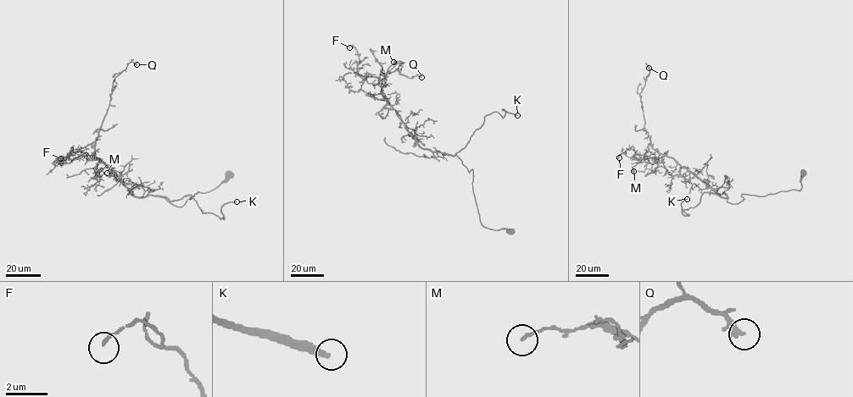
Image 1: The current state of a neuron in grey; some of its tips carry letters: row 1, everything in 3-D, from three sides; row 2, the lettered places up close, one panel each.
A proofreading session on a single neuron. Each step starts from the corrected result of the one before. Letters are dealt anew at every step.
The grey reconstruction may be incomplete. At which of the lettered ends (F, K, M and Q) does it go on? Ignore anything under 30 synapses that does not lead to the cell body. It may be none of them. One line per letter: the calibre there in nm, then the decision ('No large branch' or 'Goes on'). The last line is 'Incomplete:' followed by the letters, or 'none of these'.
F: Thickness 130 nm. No large branch
K: Thickness 260 nm. Goes on
M: Thickness 120 nm. No large branch
Q: Thickness 140 nm. No large branch
Incomplete: K

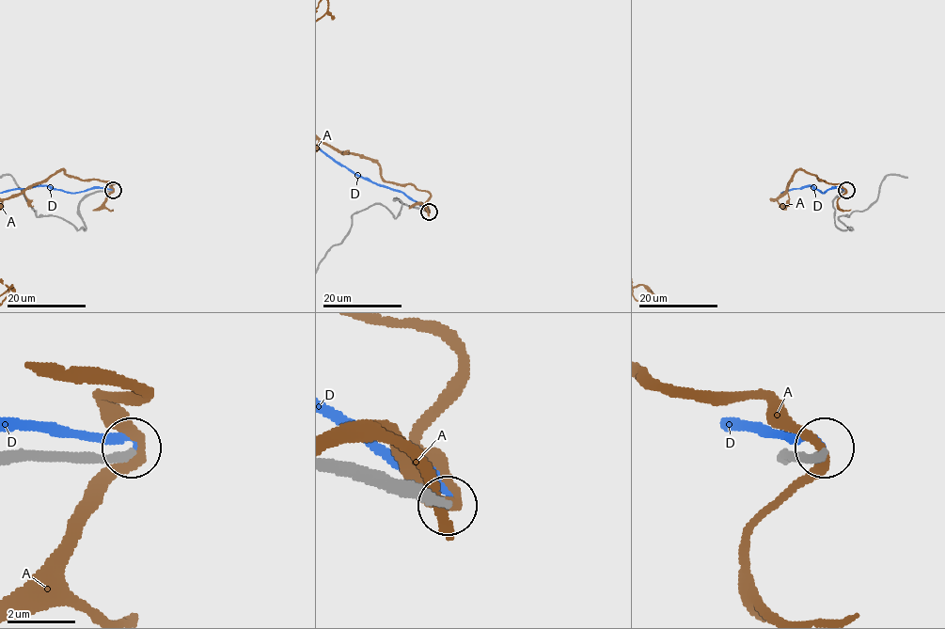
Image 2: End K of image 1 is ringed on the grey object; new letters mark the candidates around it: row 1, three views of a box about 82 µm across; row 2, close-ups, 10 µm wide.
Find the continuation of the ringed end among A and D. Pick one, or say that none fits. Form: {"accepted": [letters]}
{"accepted": ["D"]}

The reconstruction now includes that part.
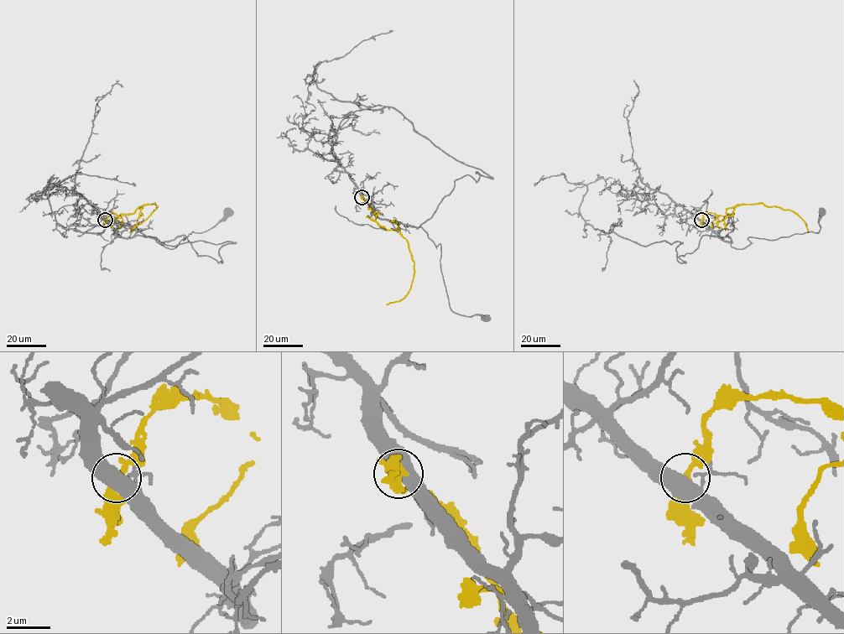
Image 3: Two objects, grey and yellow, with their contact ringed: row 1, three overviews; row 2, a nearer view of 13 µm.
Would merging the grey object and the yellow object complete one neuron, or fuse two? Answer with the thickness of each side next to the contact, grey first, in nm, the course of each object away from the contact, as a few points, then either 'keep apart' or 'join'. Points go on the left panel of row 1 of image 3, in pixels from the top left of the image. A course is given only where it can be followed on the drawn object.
calibres 550 and 260 nm; course grey (105, 220), (123, 237), (150, 236), (174, 249), (192, 231), (201, 233), (212, 228), (228, 211); course yellow (105, 220), (111, 212), (119, 216), (132, 214), (142, 205), (154, 203), (155, 210), (129, 232); keep apart

